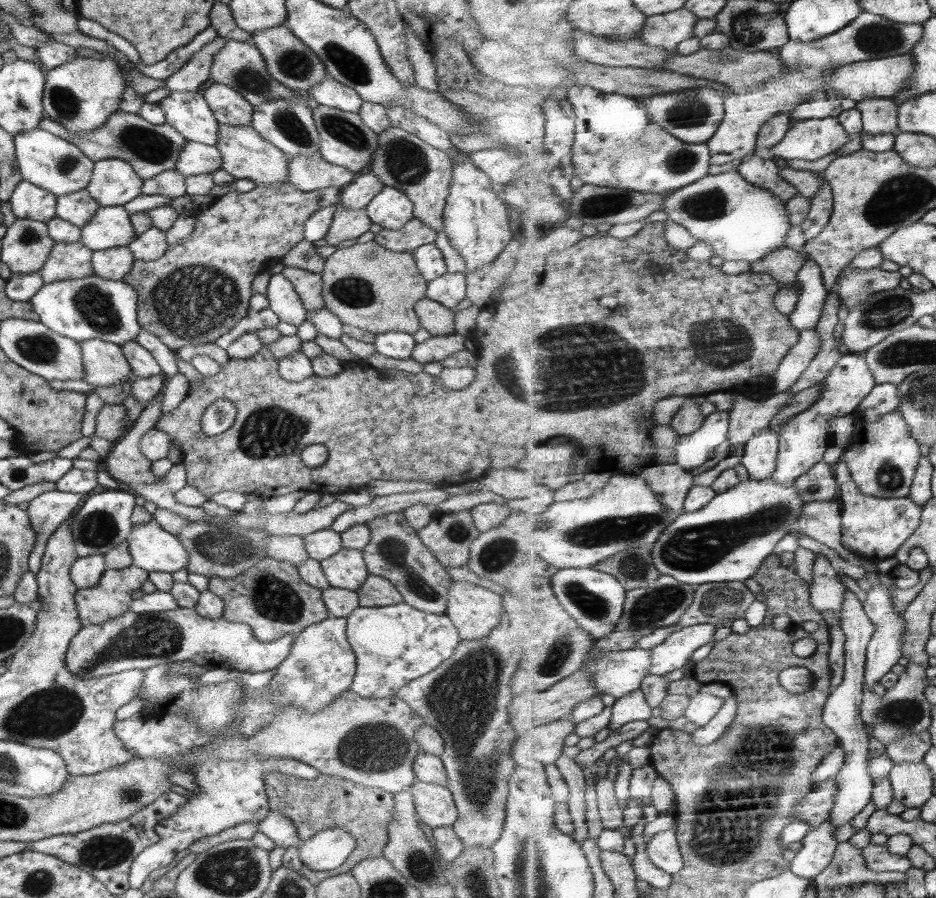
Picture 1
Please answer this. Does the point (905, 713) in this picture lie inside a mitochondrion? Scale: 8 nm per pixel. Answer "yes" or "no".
yes

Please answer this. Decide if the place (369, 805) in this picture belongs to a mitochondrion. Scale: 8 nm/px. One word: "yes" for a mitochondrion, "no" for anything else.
no

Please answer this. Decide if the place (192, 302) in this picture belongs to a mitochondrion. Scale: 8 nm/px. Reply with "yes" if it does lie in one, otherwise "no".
yes

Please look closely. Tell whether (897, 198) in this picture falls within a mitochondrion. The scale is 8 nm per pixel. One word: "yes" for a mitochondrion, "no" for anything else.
yes

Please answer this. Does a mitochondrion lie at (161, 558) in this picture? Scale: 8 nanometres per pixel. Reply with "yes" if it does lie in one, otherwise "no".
no

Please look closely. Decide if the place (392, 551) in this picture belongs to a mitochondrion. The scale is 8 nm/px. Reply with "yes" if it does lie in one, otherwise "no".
yes

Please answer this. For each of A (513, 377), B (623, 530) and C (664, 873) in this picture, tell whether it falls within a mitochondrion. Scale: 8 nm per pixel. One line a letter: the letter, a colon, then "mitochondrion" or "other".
A: mitochondrion
B: mitochondrion
C: other

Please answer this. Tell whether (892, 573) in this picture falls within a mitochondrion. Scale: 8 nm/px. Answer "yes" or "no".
no

